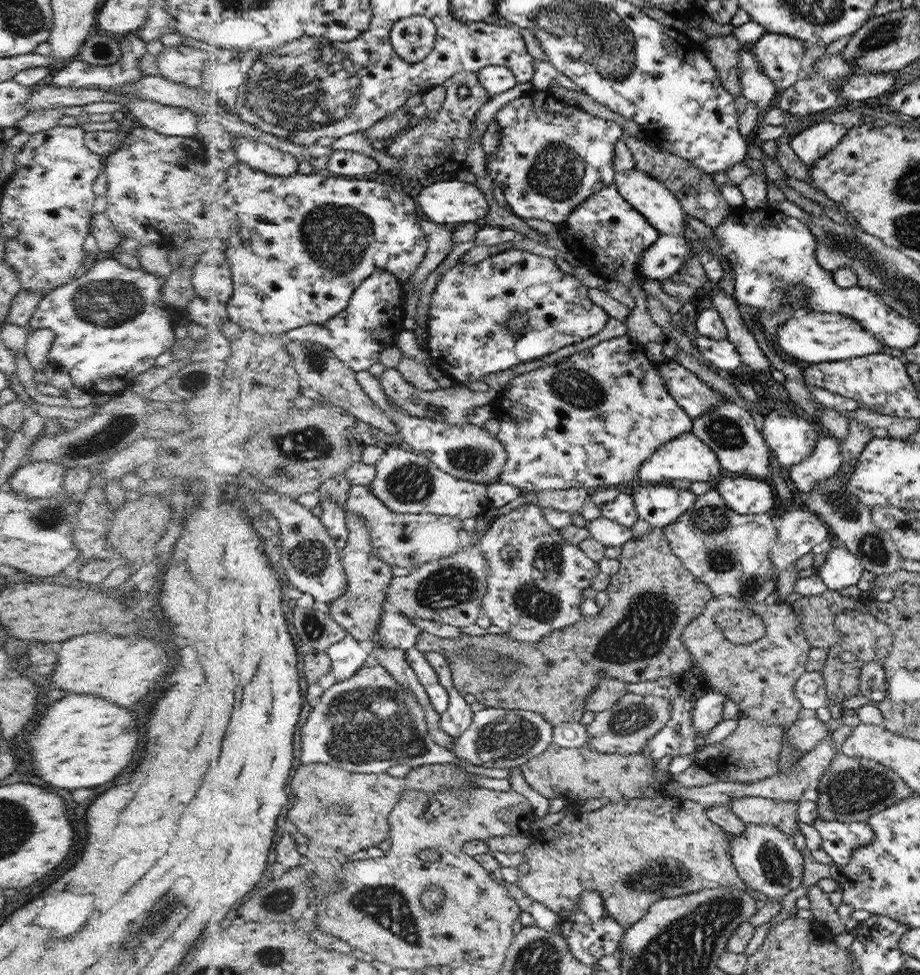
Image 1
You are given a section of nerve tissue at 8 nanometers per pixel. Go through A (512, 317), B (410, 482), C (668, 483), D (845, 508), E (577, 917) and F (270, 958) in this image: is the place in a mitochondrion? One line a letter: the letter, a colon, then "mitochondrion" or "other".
A: mitochondrion
B: mitochondrion
C: other
D: mitochondrion
E: other
F: mitochondrion

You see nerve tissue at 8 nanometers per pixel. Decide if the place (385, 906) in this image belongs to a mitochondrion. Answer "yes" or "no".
yes

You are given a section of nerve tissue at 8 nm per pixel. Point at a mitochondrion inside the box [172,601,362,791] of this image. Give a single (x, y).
(313, 628)

